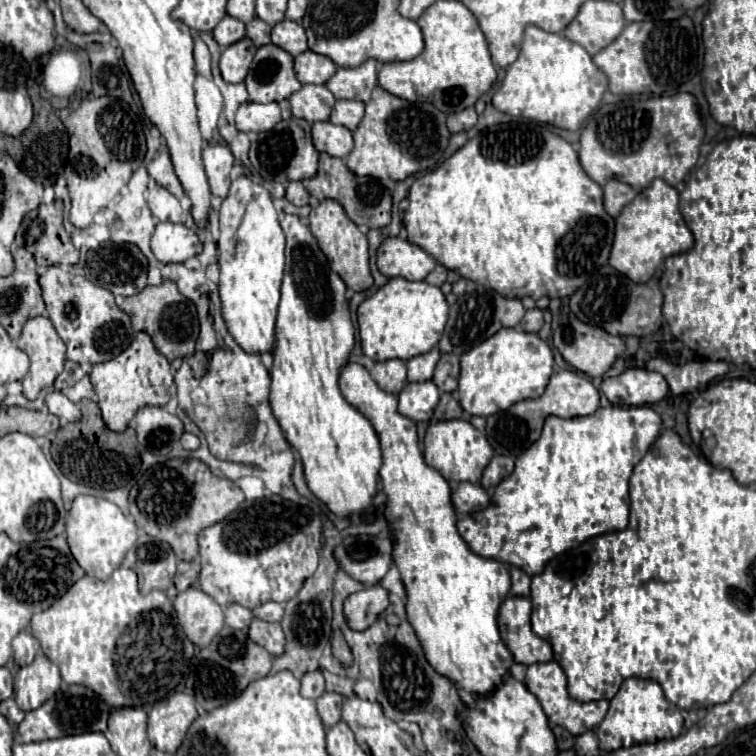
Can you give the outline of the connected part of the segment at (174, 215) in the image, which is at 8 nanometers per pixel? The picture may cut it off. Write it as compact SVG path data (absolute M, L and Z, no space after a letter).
M152 185L150 187L150 191L148 191L148 207L154 213L154 217L158 217L156 218L156 225L159 222L158 219L185 225L188 212L182 207L180 200L176 195L172 195L168 189L164 189L162 185Z

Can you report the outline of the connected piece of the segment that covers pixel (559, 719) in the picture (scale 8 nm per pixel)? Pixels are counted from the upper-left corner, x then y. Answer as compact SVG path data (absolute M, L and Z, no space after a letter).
M556 661L528 665L524 683L540 699L540 705L542 705L550 725L560 725L560 727L568 729L572 735L580 735L580 733L592 731L594 727L600 725L600 721L604 719L604 715L608 711L608 701L606 699L590 701L590 703L580 703L580 701L570 699L570 695L566 693L566 675L564 675L562 667Z

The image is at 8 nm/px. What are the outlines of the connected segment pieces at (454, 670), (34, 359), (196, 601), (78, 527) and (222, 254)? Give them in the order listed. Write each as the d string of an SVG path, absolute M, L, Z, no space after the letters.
M348 363L342 369L340 391L342 391L344 399L372 423L372 427L380 439L382 467L380 467L378 477L382 483L382 493L386 493L384 517L390 525L392 539L394 539L392 559L402 575L402 583L406 587L408 621L420 639L424 655L428 657L428 663L438 673L444 673L450 681L462 685L474 697L488 695L500 685L504 675L510 671L510 665L514 663L512 655L508 653L506 645L502 643L502 639L498 635L498 625L496 625L498 607L510 591L508 565L472 553L468 549L468 545L464 543L464 539L460 537L460 533L456 529L458 519L456 519L456 511L452 507L450 487L436 469L432 469L424 463L424 457L418 447L416 423L396 411L398 397L382 391L374 383L370 373L358 363Z
M48 317L28 319L16 345L30 357L30 371L22 383L26 399L32 401L42 389L52 387L54 379L62 373L66 345Z
M188 587L174 601L178 621L186 637L204 647L224 627L224 609L198 587Z
M78 495L66 519L66 535L70 551L78 565L86 571L86 575L106 581L108 575L120 567L128 549L136 543L138 529L136 523L130 517L126 517L118 505L100 497Z
M248 177L232 181L230 193L220 207L218 265L222 317L228 333L248 353L272 353L284 271L284 233L270 193L262 185L252 183Z

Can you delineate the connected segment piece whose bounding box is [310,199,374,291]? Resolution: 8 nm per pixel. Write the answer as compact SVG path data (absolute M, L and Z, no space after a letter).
M324 199L316 209L312 209L310 231L316 237L324 255L328 257L330 269L342 277L346 287L350 287L354 291L366 291L368 287L372 287L374 279L370 275L370 265L368 265L370 255L368 255L366 235L358 229L358 225L354 221L350 221L350 217L344 213L344 209L338 201Z

